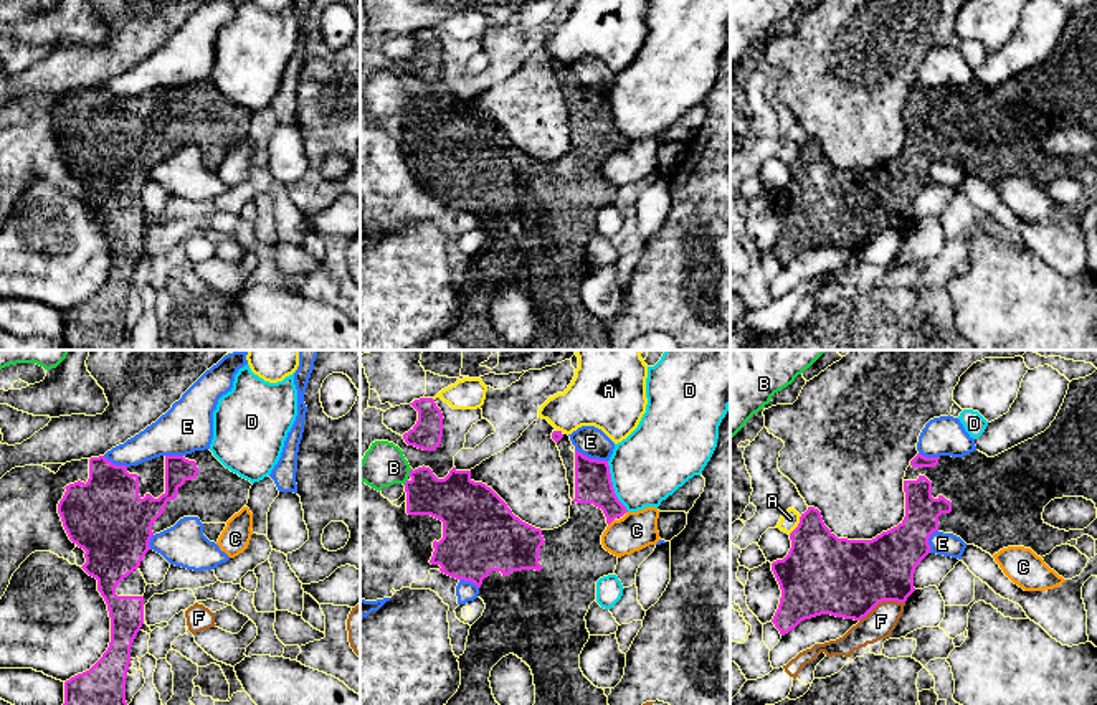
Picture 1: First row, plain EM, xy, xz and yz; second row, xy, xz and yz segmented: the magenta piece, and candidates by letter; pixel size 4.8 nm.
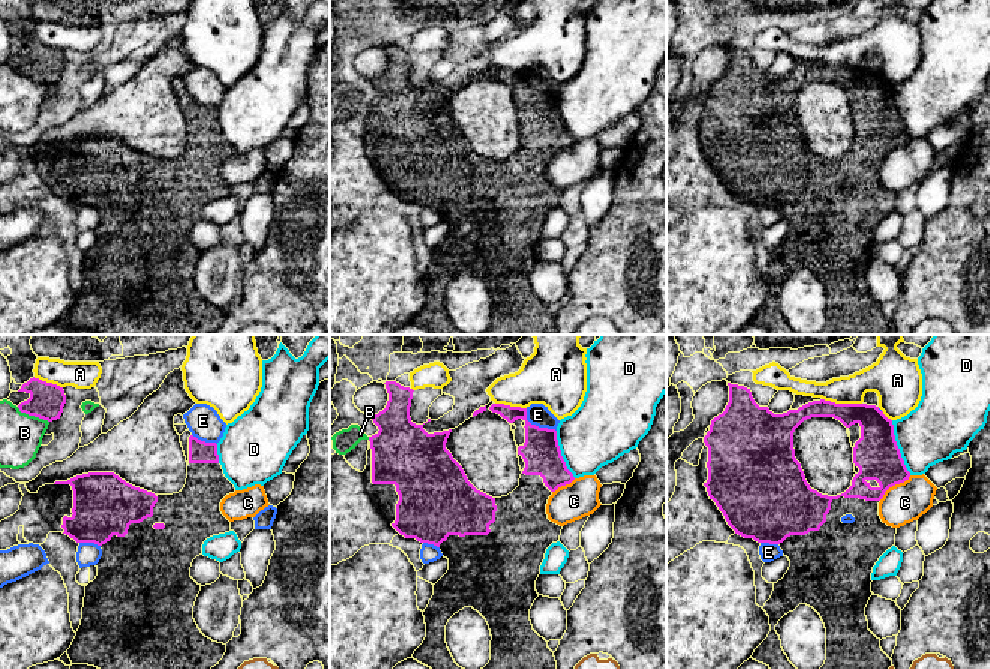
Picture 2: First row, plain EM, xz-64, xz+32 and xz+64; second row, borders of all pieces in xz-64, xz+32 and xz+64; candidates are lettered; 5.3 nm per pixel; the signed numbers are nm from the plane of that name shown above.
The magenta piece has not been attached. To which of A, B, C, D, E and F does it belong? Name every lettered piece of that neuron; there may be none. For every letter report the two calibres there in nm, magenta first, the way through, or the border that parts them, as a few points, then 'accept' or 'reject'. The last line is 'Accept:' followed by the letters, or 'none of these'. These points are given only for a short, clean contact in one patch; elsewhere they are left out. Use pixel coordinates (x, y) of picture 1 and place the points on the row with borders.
A: 360 nm thick on the magenta side, 90 nm on the other; reject
B: 240 nm thick on the magenta side, 220 nm on the other; border along xz (412, 469), (407, 476); reject
C: 180 nm thick on the magenta side, 190 nm on the other; reject
D: 180 nm thick on the magenta side, 360 nm on the other; border along xz (607, 461), (613, 492), (628, 511); reject
E: 180 nm thick on the magenta side, 150 nm on the other; reject
F: 380 nm thick on the magenta side, 150 nm on the other; reject
Accept: none of these

